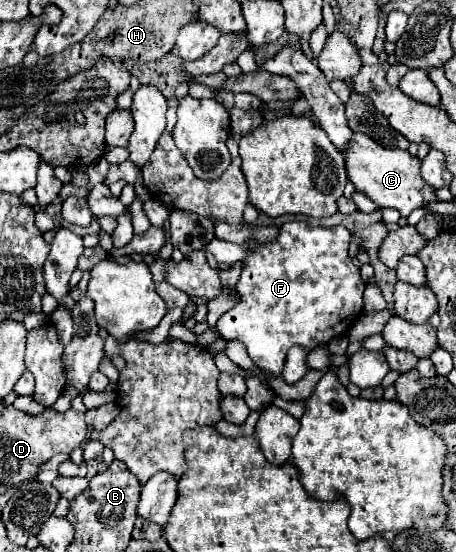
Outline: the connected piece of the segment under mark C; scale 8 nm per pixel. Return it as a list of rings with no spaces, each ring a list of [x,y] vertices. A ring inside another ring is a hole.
[[[354,134],[346,154],[348,178],[354,182],[356,190],[364,192],[380,208],[396,208],[404,218],[408,218],[414,208],[436,202],[436,188],[422,180],[420,164],[422,160],[418,156],[412,156],[408,150],[384,148],[366,134]]]

